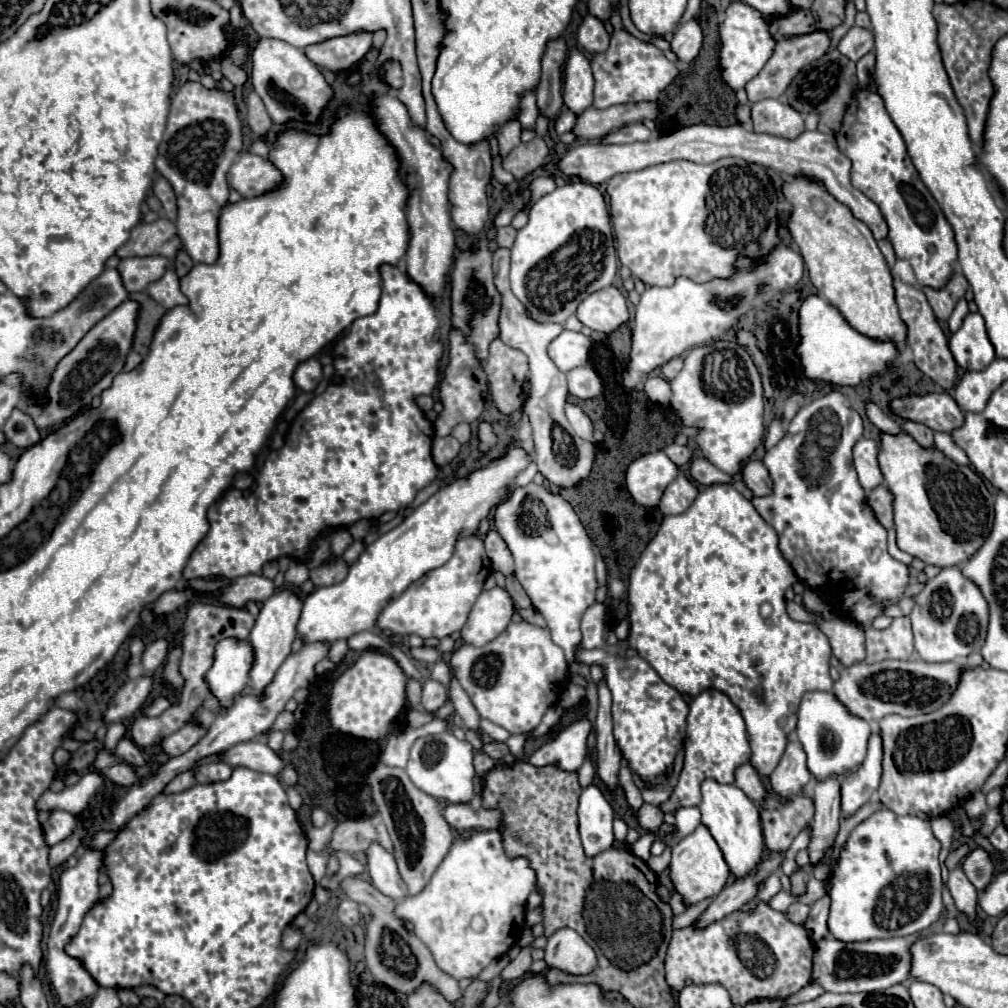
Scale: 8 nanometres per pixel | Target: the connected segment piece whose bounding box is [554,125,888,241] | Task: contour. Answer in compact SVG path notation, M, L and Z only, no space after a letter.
M692 125L692 127L682 127L670 135L656 137L644 143L628 143L628 145L578 143L578 145L572 145L554 165L564 177L576 177L590 185L600 185L618 173L640 171L640 169L666 163L666 161L676 161L676 159L688 159L694 163L714 163L720 157L740 157L750 163L772 167L788 177L808 177L820 183L836 201L846 205L856 219L864 221L870 227L876 241L888 237L888 225L878 205L850 183L852 163L848 157L844 157L838 151L836 139L832 135L826 135L820 131L804 131L796 139L782 139L782 141L780 139L782 137L754 133L750 129L744 129L742 125L728 125L728 127Z

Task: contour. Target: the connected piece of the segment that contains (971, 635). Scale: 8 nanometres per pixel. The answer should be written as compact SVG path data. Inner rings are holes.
M946 567L936 577L924 583L924 589L914 597L914 609L910 613L914 647L922 661L944 663L968 657L972 651L980 651L988 629L988 601L974 581L962 577L960 567Z

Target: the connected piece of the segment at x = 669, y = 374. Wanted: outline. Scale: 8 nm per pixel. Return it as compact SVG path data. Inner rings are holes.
M676 357L676 359L672 359L672 361L668 361L660 371L662 371L662 375L670 381L670 379L674 379L678 373L680 373L680 369L682 369L682 357Z

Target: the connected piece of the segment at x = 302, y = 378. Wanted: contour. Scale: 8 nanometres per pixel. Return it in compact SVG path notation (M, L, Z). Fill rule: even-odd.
M314 357L302 361L294 371L294 383L302 391L314 391L320 379L322 379L322 367Z

